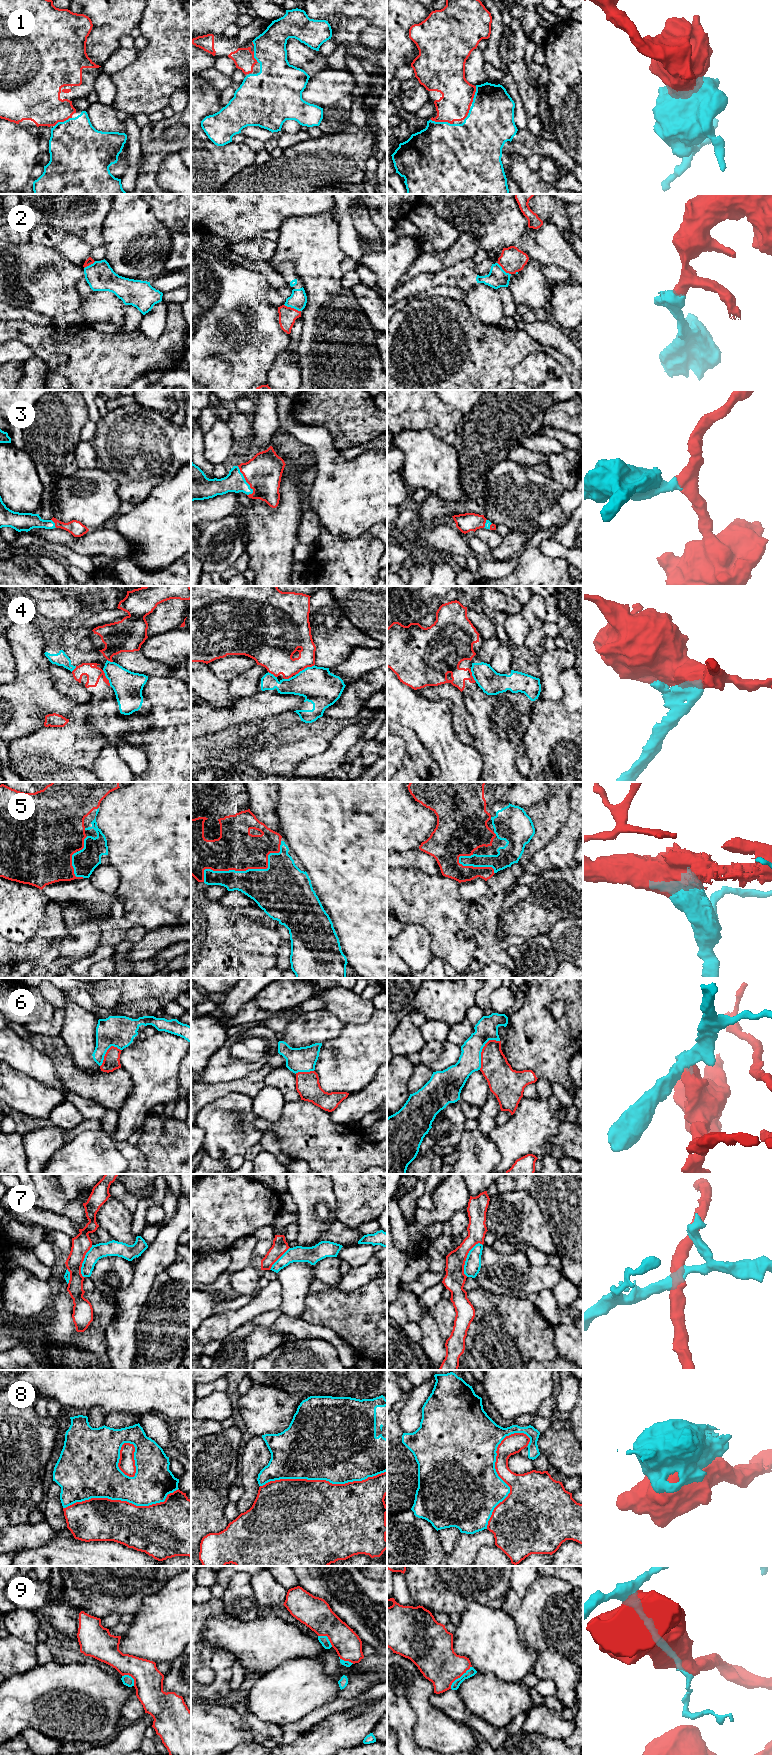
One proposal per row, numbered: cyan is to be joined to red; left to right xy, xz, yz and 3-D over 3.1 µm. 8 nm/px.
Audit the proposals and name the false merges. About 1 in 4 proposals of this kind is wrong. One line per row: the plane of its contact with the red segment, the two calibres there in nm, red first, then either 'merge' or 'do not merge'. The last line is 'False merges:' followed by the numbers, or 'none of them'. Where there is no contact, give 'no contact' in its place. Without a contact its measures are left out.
1: contact in yz; calibres 260 and 480 nm; merge
2: contact in xz; calibres 140 and 140 nm; merge
3: contact in xz; calibres 300 and 160 nm; merge
4: contact in xz; calibres 260 and 280 nm; do not merge
5: contact in xz; calibres 340 and 320 nm; merge
6: contact in yz; calibres 220 and 180 nm; do not merge
7: contact in yz; calibres 170 and 130 nm; do not merge
8: contact in xz; calibres 500 and 500 nm; do not merge
9: contact in yz; calibres 320 and 70 nm; merge
False merges: 4, 6, 7, 8

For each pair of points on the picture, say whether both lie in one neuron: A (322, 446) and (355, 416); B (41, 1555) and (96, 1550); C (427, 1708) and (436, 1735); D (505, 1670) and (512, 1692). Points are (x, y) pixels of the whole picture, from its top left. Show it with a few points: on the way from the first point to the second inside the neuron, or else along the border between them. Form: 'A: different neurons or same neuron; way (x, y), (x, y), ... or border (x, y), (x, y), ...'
A: different neurons; border (311, 425), (324, 426), (339, 451)
B: same neuron; way (55, 1555), (82, 1555)
C: same neuron; way (427, 1715), (434, 1728)
D: different neurons; border (487, 1673), (491, 1673), (501, 1680), (521, 1682)

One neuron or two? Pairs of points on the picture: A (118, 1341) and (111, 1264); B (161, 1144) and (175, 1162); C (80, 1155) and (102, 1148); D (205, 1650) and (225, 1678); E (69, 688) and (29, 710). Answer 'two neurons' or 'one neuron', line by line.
A: two neurons
B: one neuron
C: one neuron
D: one neuron
E: two neurons

